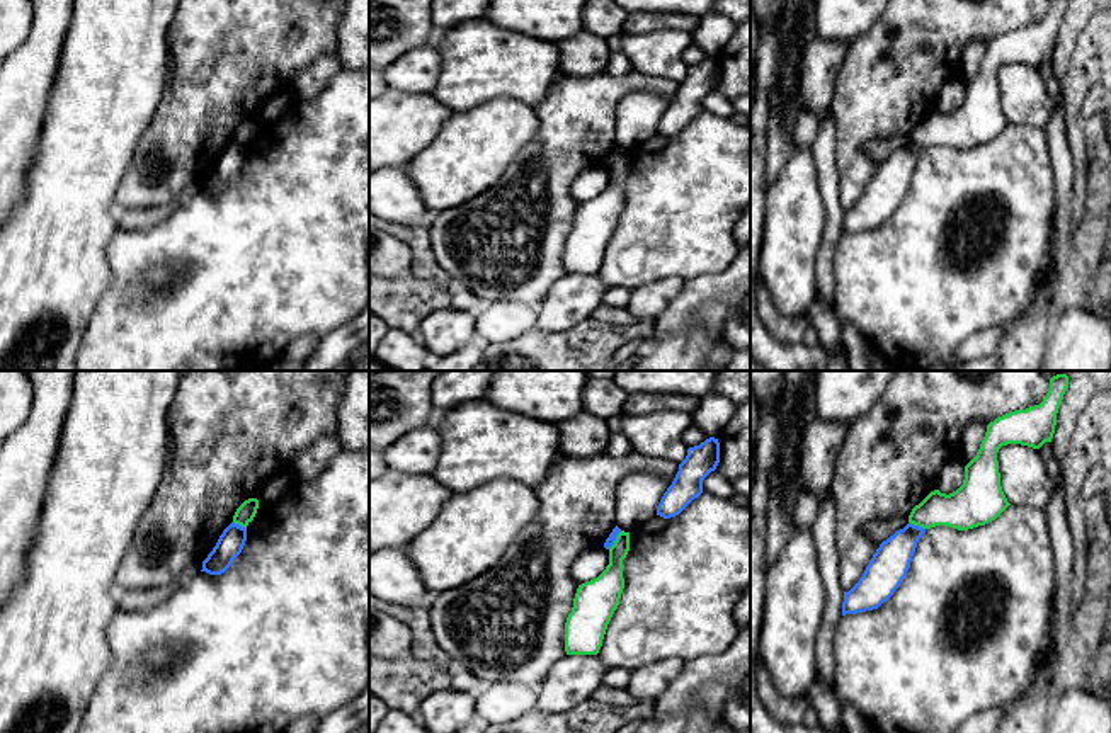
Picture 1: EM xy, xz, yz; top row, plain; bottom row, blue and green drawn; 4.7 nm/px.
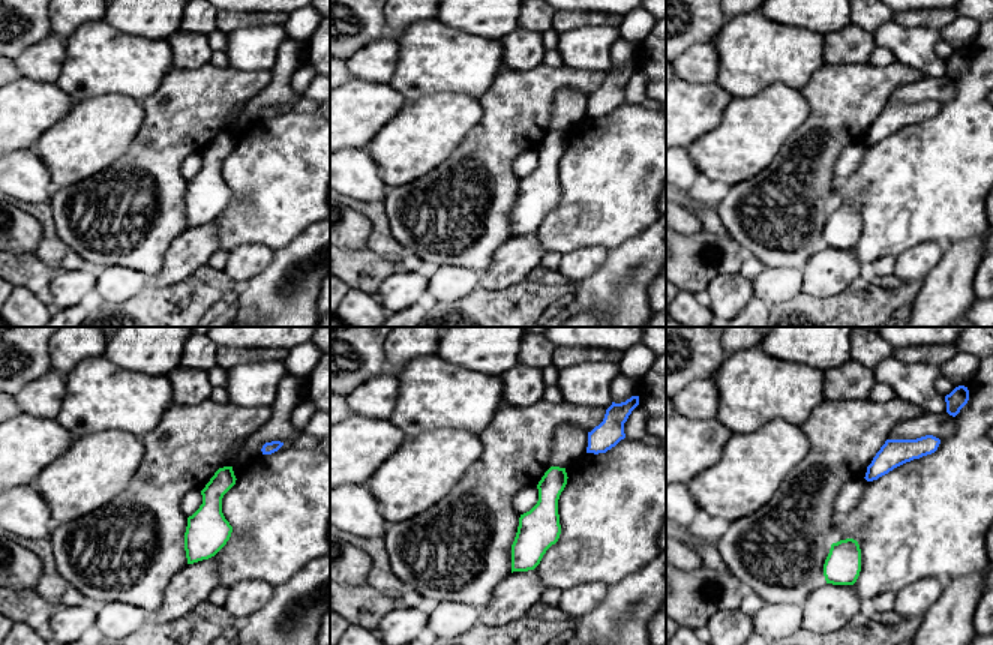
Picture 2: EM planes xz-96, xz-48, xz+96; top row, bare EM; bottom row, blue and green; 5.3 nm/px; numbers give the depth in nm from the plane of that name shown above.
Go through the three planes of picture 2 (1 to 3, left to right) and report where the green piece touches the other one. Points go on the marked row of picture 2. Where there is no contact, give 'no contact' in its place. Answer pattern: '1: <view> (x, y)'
1: no contact
2: no contact
3: no contact

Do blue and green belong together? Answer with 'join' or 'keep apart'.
keep apart

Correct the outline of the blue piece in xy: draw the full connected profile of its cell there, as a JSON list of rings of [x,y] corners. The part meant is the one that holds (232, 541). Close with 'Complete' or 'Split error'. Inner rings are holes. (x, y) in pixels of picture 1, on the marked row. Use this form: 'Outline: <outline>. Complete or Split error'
Outline: [[[231,522],[219,536],[216,546],[202,561],[202,570],[209,575],[225,573],[233,560],[242,553],[247,541],[247,529]]]. Complete

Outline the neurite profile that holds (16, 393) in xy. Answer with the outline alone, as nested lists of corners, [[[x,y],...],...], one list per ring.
[[[0,371],[0,444],[27,420],[31,406],[27,371]]]

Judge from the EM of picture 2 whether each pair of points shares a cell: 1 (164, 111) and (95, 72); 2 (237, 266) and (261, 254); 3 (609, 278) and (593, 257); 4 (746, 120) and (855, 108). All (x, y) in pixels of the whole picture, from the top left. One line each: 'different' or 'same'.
1: different
2: same
3: different
4: different

